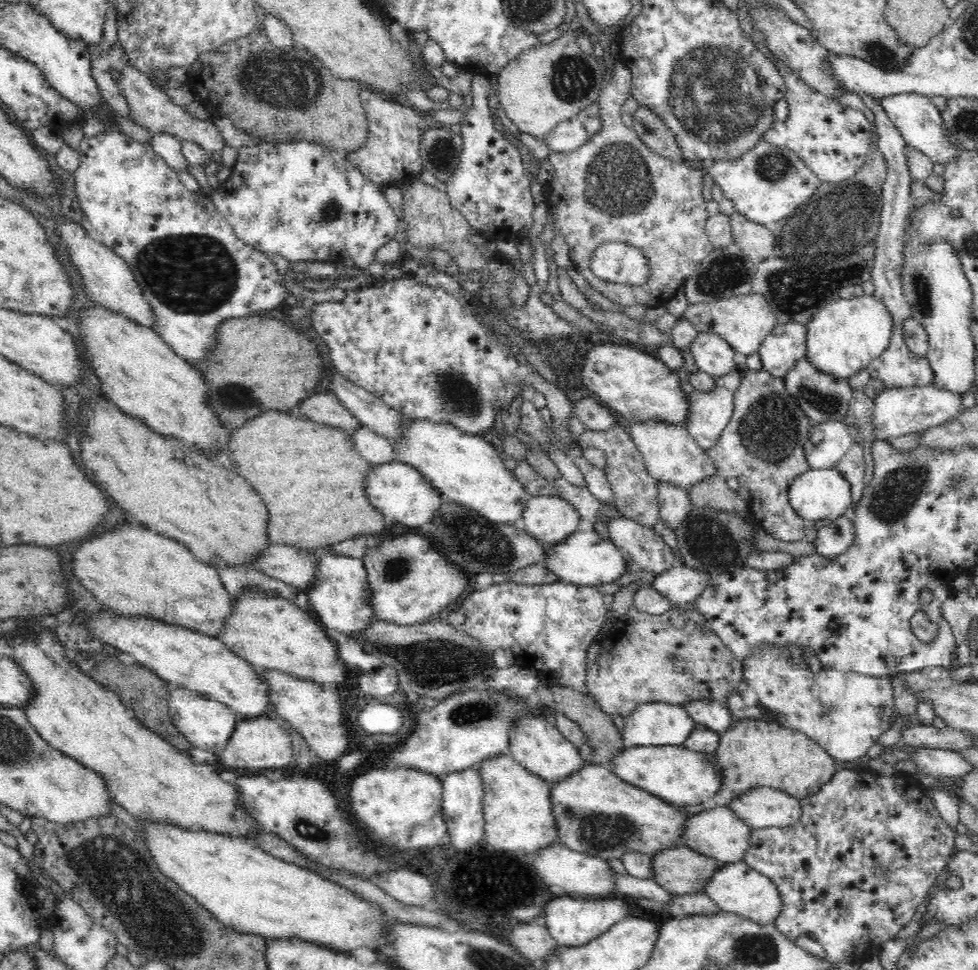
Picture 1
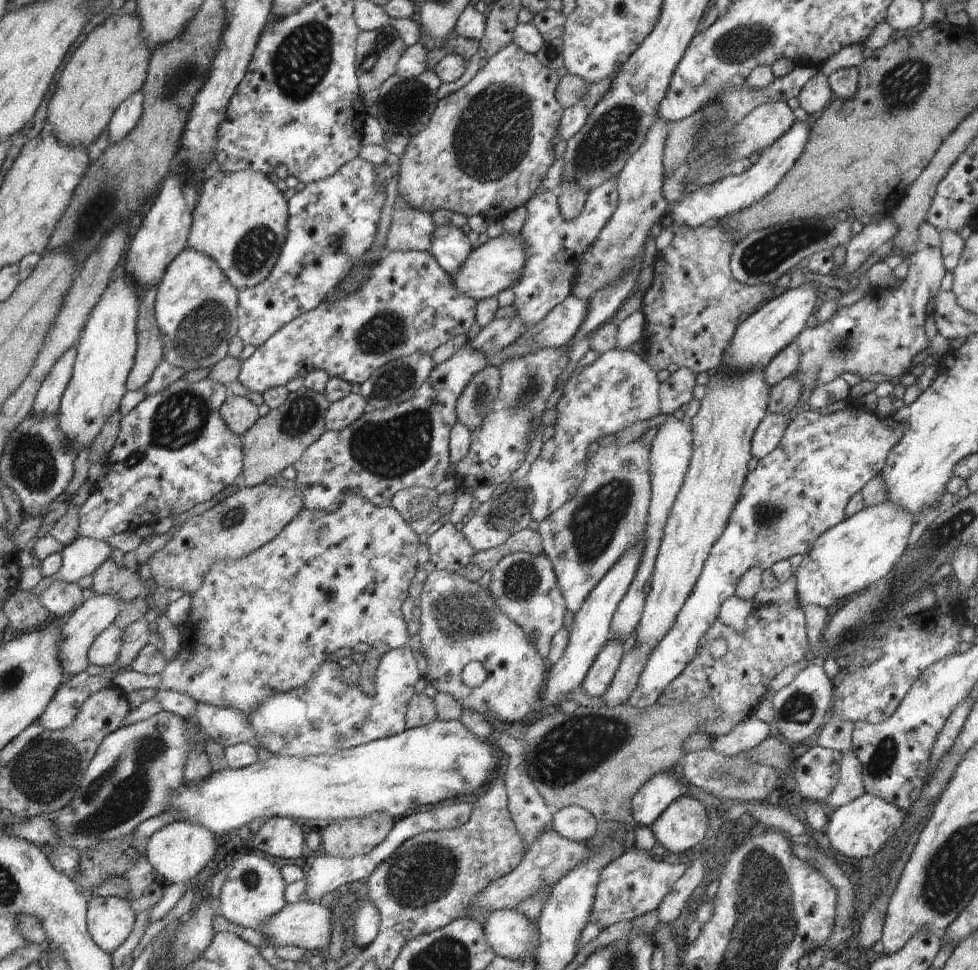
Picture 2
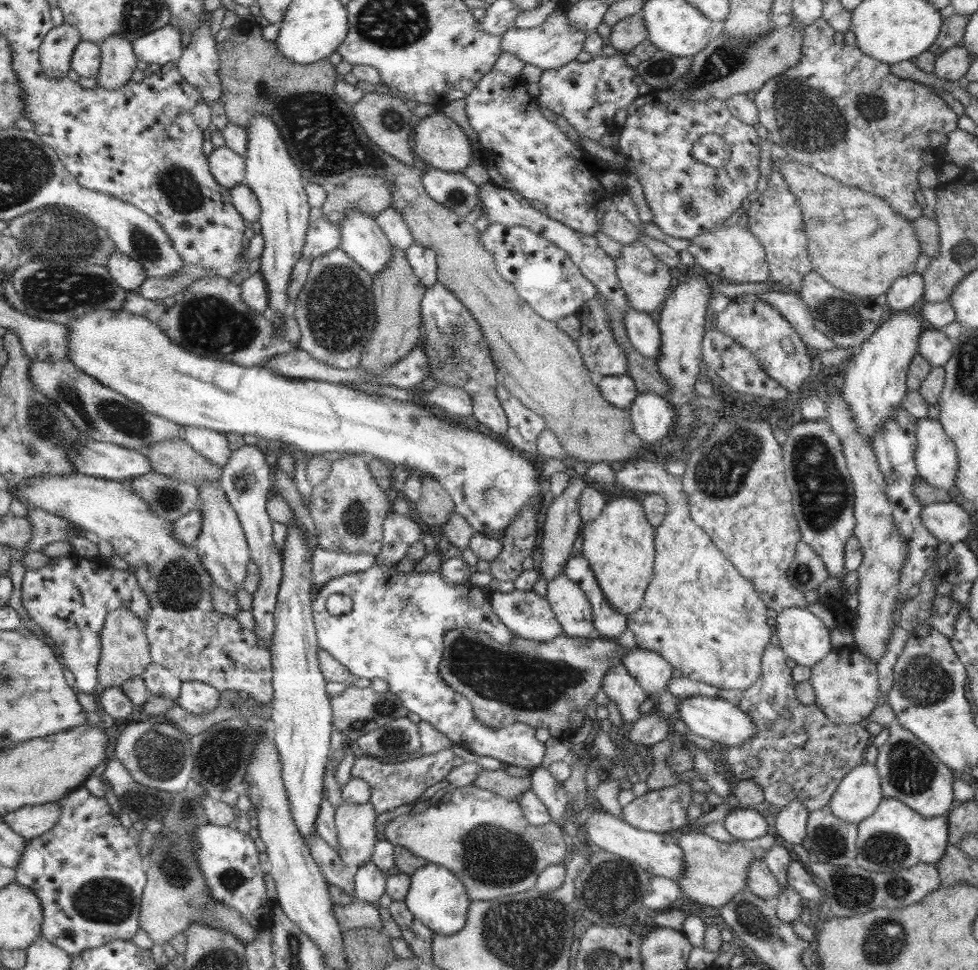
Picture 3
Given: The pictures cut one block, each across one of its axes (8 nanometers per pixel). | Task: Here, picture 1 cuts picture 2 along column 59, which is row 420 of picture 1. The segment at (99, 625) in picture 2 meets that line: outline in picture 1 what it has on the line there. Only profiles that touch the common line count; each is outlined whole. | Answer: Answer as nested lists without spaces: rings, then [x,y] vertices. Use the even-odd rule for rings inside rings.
[[[642,420],[642,422],[630,422],[630,437],[638,450],[643,454],[645,467],[657,481],[667,482],[672,486],[683,488],[686,492],[706,476],[717,474],[714,460],[708,453],[692,439],[692,435],[686,430],[686,426],[670,424],[659,420]]]

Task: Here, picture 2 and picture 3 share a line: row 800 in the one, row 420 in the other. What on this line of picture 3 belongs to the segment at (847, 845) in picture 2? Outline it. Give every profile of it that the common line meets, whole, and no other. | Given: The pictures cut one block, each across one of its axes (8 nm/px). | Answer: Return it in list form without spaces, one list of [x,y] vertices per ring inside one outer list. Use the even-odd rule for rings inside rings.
[[[917,308],[898,311],[885,318],[848,360],[841,395],[848,403],[857,431],[870,441],[879,431],[879,426],[883,426],[886,419],[893,415],[908,391],[907,368],[918,353],[919,338],[924,331],[921,322]]]

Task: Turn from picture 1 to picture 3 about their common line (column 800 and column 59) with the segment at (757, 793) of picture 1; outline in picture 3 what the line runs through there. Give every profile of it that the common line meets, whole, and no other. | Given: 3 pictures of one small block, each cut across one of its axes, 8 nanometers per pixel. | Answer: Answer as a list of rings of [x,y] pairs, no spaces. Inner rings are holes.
[[[55,801],[17,808],[14,812],[5,814],[2,819],[14,832],[29,841],[49,831],[57,823],[60,809],[61,806]]]

